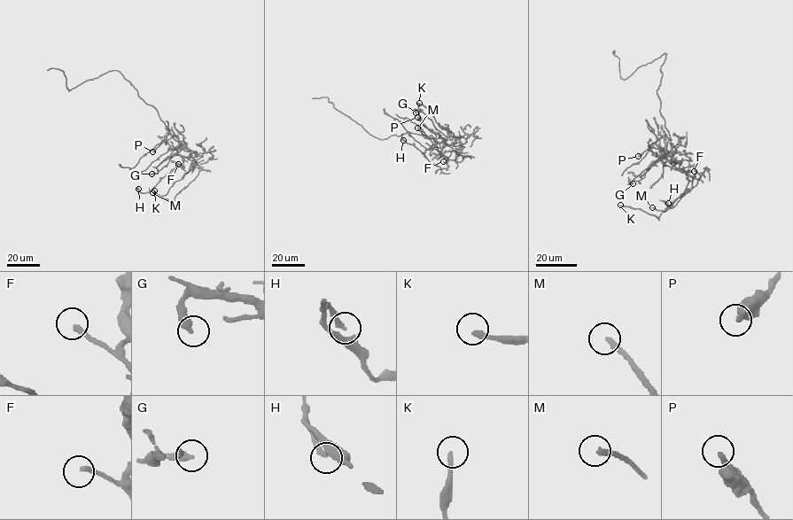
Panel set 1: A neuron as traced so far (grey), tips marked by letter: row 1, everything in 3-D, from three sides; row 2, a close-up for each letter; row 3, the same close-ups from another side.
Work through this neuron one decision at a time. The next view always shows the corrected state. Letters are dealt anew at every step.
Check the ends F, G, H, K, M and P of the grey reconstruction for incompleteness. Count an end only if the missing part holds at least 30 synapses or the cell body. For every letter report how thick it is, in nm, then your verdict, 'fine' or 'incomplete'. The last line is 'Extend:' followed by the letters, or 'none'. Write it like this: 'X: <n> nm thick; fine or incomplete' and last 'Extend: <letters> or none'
F: 240 nm thick; fine
G: 380 nm thick; fine
H: 240 nm thick; fine
K: 240 nm thick; fine
M: 240 nm thick; fine
P: 320 nm thick; fine
Extend: none

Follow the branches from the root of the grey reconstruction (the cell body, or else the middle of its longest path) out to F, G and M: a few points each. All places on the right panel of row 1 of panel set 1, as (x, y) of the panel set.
F: (660, 112), (669, 135), (671, 151), (688, 157), (690, 159), (686, 159), (696, 172), (694, 171)
G: (660, 112), (669, 135), (671, 151), (664, 150), (630, 184), (633, 183)
M: (660, 112), (673, 152), (670, 157), (681, 170), (695, 176), (692, 189), (665, 211), (652, 207)

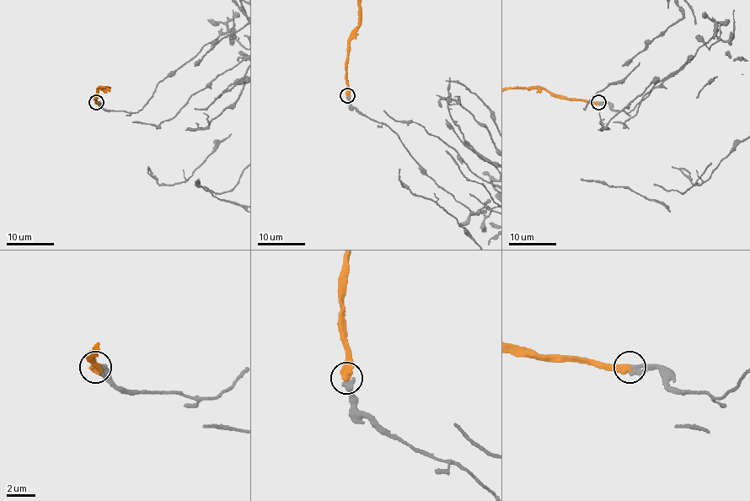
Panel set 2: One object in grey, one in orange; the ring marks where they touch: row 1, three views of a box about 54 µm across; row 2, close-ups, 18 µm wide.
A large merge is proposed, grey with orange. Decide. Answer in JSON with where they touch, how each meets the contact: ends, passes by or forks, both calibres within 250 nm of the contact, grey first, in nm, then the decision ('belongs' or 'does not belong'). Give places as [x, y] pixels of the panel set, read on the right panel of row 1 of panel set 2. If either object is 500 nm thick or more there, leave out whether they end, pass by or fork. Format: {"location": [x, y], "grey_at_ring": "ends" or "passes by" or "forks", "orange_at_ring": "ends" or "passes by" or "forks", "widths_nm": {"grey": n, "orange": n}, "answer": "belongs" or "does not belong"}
{"location": [598, 102], "widths_nm": {"grey": 460, "orange": 550}, "answer": "does not belong"}

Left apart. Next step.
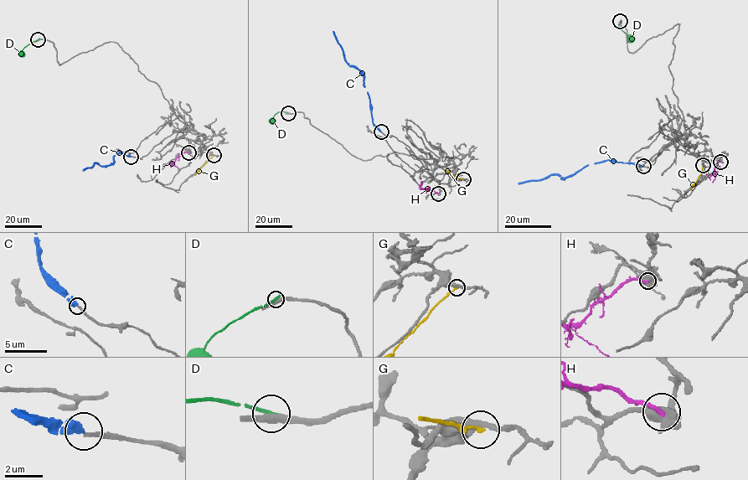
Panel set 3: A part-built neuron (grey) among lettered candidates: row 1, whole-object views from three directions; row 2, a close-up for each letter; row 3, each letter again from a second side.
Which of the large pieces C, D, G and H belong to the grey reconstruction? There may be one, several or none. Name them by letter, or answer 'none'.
none

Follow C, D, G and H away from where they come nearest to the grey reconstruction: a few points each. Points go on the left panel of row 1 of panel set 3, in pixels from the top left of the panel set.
C: (131, 157), (120, 151), (114, 156), (112, 162), (100, 166), (94, 163), (83, 170)
D: (38, 39), (27, 44), (22, 55)
G: (214, 156), (194, 175)
H: (188, 152), (183, 152), (171, 162), (172, 165), (172, 161)

